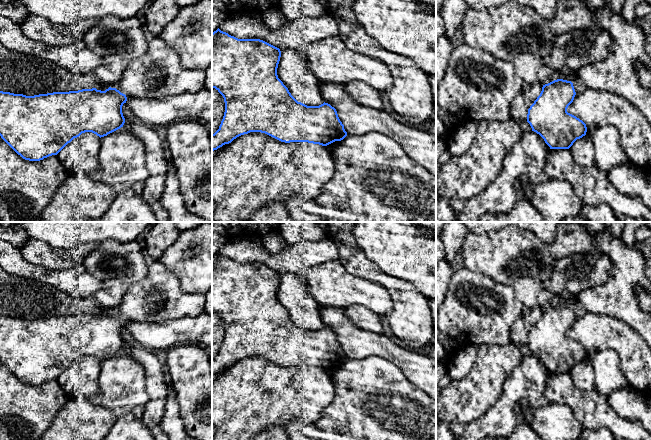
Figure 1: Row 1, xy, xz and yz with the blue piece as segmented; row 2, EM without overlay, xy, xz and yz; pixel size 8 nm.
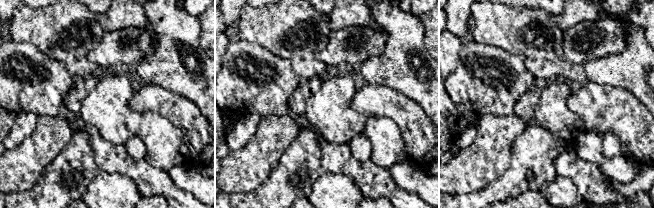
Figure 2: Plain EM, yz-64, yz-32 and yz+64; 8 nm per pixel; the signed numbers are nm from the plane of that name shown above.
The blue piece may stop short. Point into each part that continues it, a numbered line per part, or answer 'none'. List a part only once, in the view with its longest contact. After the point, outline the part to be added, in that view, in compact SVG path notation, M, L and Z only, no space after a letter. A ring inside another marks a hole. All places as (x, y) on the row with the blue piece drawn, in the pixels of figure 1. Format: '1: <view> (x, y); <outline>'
1: xy (153, 112); M206 88L163 99L127 97L126 104L141 123L150 127L186 119L212 123L212 92Z

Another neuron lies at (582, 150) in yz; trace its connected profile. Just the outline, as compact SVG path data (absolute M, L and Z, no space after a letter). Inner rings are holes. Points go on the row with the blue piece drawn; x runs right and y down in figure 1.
M583 136L582 138L577 139L569 150L571 151L574 160L580 166L595 166L595 149L593 143L588 137Z

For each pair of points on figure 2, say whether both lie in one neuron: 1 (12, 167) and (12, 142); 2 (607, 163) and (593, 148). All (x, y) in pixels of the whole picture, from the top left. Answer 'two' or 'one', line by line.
1: two
2: one

